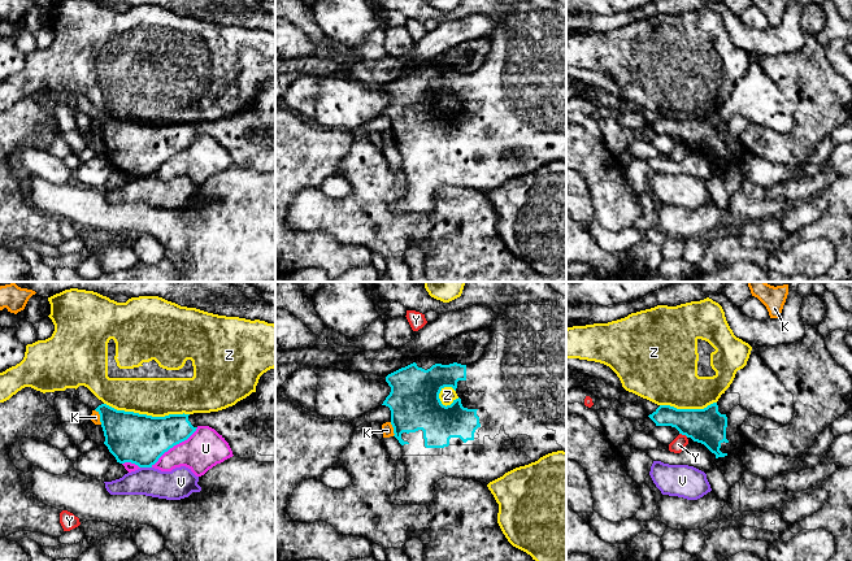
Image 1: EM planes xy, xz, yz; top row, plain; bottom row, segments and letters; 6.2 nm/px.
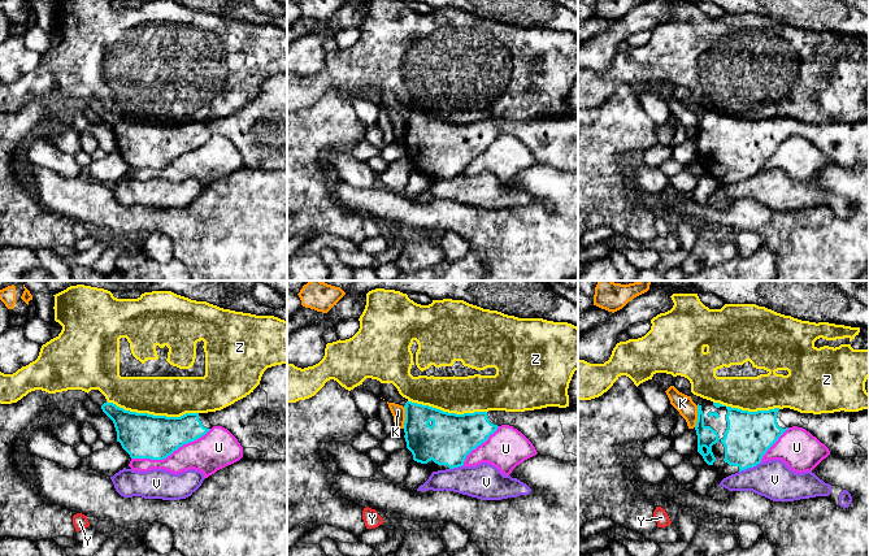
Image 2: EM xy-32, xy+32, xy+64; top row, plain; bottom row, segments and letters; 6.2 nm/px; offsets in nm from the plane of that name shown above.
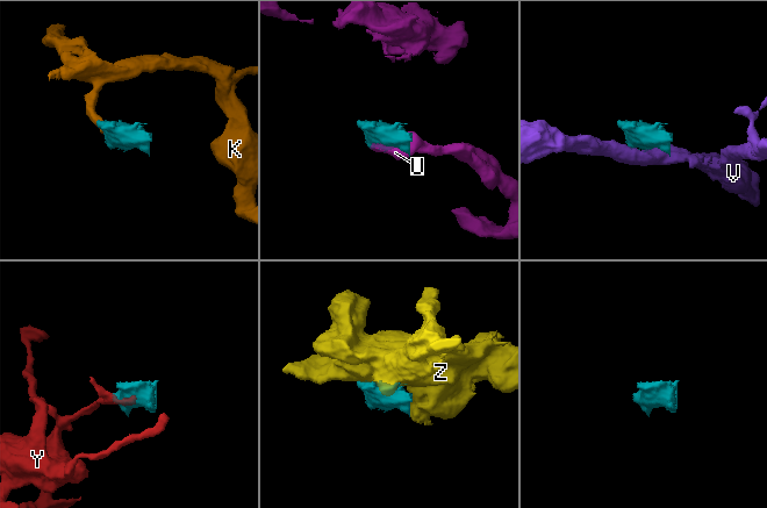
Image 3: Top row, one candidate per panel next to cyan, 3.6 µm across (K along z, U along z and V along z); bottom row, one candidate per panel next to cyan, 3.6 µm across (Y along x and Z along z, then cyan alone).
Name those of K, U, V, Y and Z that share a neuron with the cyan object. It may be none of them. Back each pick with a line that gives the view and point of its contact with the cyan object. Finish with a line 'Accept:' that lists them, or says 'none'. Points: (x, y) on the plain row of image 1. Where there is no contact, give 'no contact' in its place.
Accept: none

